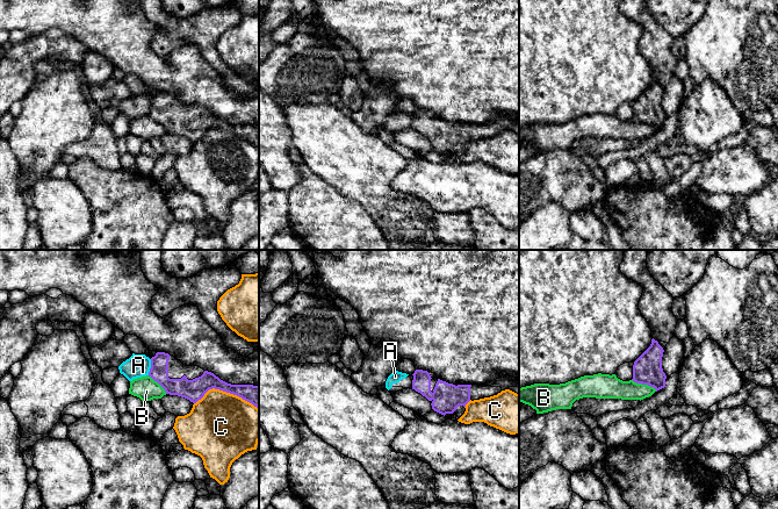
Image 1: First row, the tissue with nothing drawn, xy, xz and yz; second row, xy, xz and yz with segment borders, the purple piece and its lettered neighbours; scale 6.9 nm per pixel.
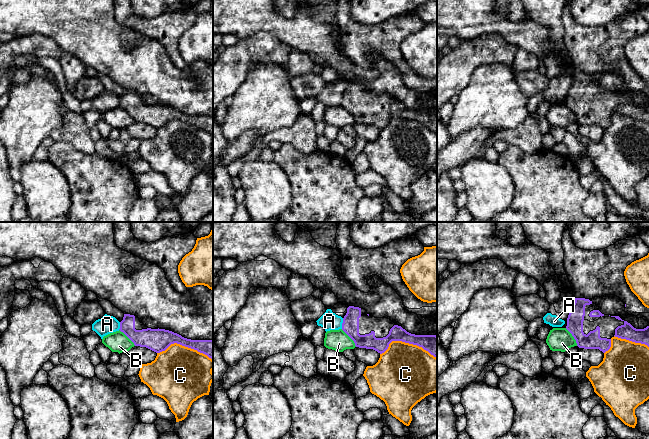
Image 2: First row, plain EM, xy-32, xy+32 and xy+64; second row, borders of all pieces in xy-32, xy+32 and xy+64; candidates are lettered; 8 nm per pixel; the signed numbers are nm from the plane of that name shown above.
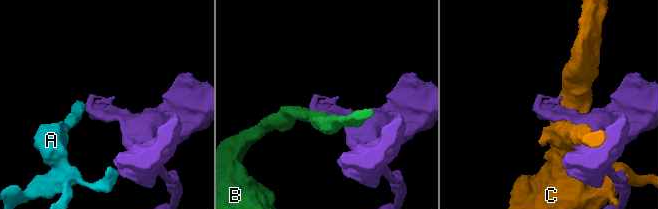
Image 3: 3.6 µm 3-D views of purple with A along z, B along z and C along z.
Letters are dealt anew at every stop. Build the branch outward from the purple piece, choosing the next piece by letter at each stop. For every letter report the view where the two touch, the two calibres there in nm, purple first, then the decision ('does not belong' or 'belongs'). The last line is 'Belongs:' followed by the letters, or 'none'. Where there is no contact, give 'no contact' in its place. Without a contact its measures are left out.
A: xy | 130/160 nm | does not belong
B: yz | 200/160 nm | does not belong
C: xy | 150/480 nm | does not belong
Belongs: none

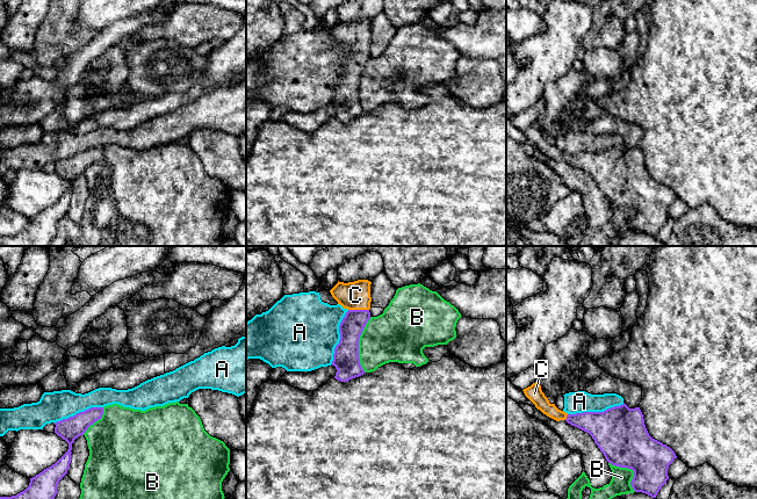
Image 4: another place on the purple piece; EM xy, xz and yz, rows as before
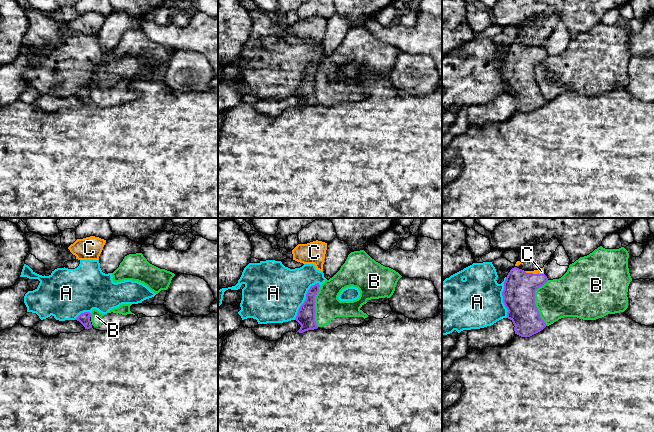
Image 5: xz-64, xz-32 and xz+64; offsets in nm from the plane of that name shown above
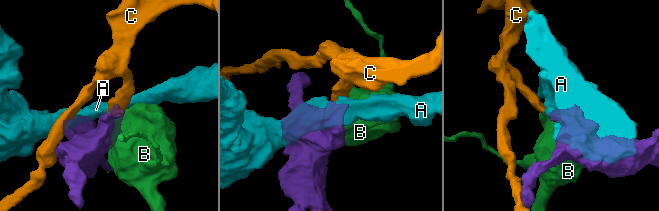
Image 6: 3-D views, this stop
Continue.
A: yz | 360/150 nm | does not belong
B: xz | 180/360 nm | does not belong
C: xz | 160/190 nm | belongs
Belongs: C

